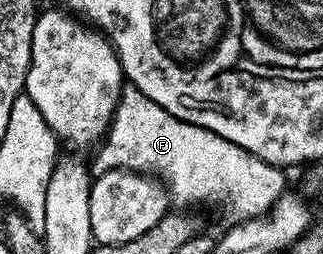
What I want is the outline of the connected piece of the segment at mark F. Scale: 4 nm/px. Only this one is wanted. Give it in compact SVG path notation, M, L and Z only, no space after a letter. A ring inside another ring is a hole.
M129 83L121 88L120 101L116 106L112 121L109 123L105 138L97 150L99 151L93 163L90 163L91 170L95 174L104 174L113 170L151 173L163 180L169 196L175 202L176 199L180 202L177 204L221 203L225 213L232 221L257 219L259 215L265 215L286 191L286 187L284 187L285 172L281 168L252 158L240 147L234 147L223 141L214 141L210 129L187 123L166 113L166 109L162 109L162 105L150 101L150 97L146 97L146 93L142 93Z

